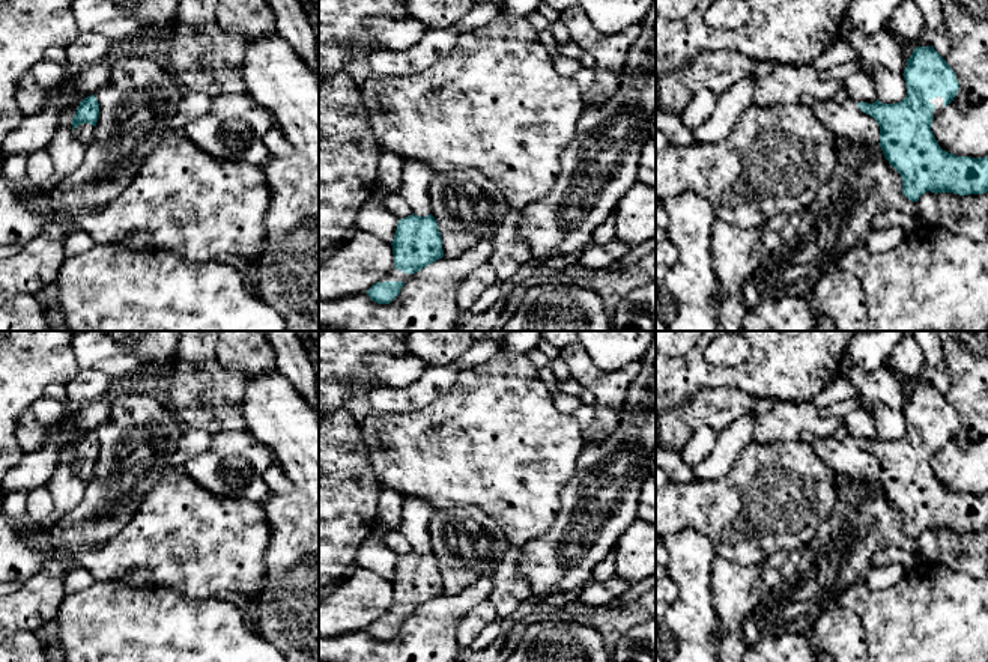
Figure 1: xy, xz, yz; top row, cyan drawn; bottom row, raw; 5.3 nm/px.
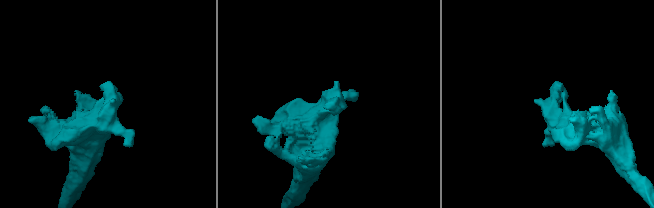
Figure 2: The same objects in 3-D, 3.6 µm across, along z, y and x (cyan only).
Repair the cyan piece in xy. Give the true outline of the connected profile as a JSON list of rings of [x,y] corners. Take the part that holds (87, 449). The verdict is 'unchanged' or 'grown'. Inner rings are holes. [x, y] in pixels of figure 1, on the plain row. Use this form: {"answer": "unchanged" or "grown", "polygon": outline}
{"answer": "grown", "polygon": [[[95,432],[84,435],[72,456],[74,471],[84,483],[87,483],[93,475],[98,453],[99,441]]]}

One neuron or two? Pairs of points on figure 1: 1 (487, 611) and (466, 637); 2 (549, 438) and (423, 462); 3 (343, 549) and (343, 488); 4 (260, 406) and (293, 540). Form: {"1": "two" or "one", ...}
{"1": "one", "2": "one", "3": "one", "4": "one"}

